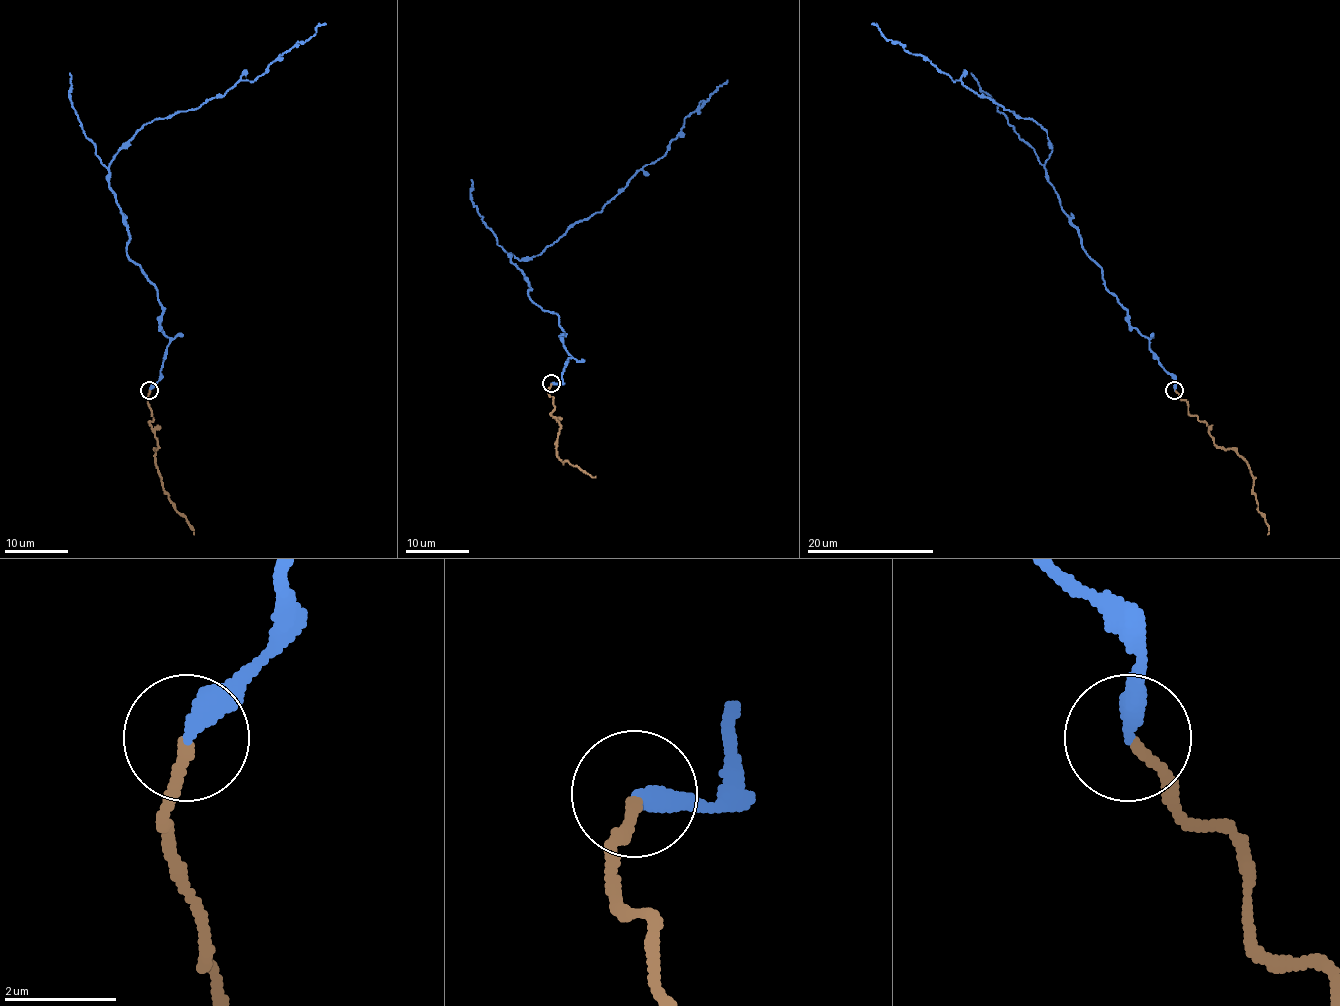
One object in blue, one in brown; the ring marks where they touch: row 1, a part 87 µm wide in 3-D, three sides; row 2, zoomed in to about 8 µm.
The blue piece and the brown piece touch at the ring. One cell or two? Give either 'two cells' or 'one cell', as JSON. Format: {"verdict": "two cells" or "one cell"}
{"verdict": "one cell"}

